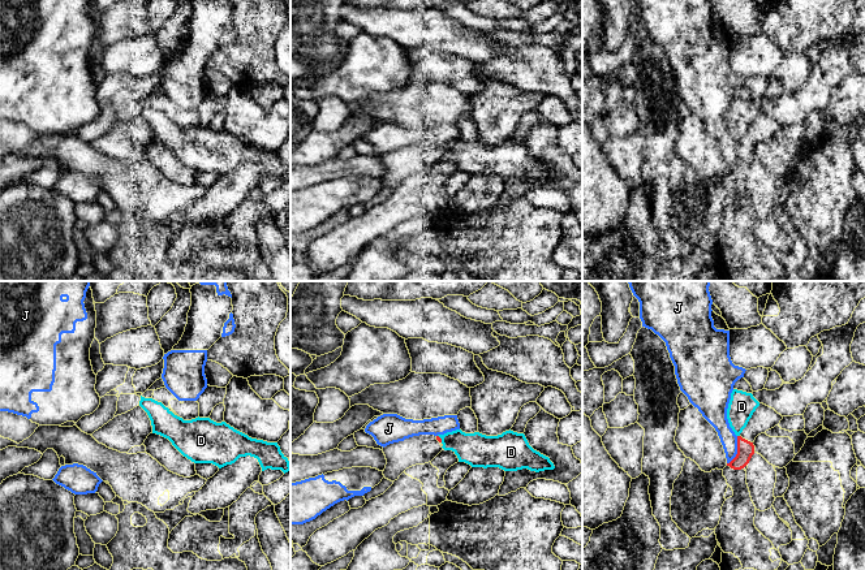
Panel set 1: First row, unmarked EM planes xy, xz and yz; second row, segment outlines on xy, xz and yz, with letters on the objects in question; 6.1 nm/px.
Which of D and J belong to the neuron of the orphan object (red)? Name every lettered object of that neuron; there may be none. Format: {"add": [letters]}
{"add": []}

